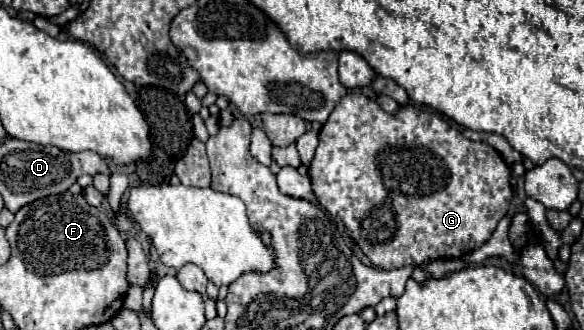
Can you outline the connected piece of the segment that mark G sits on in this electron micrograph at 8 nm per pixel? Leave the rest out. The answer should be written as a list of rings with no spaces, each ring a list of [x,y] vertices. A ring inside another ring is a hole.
[[[349,91],[323,123],[309,175],[317,203],[345,223],[349,237],[381,269],[417,265],[425,259],[457,259],[475,251],[489,241],[513,197],[509,165],[491,145],[465,139],[455,125],[433,111],[405,105],[397,115],[389,115],[355,91]]]

